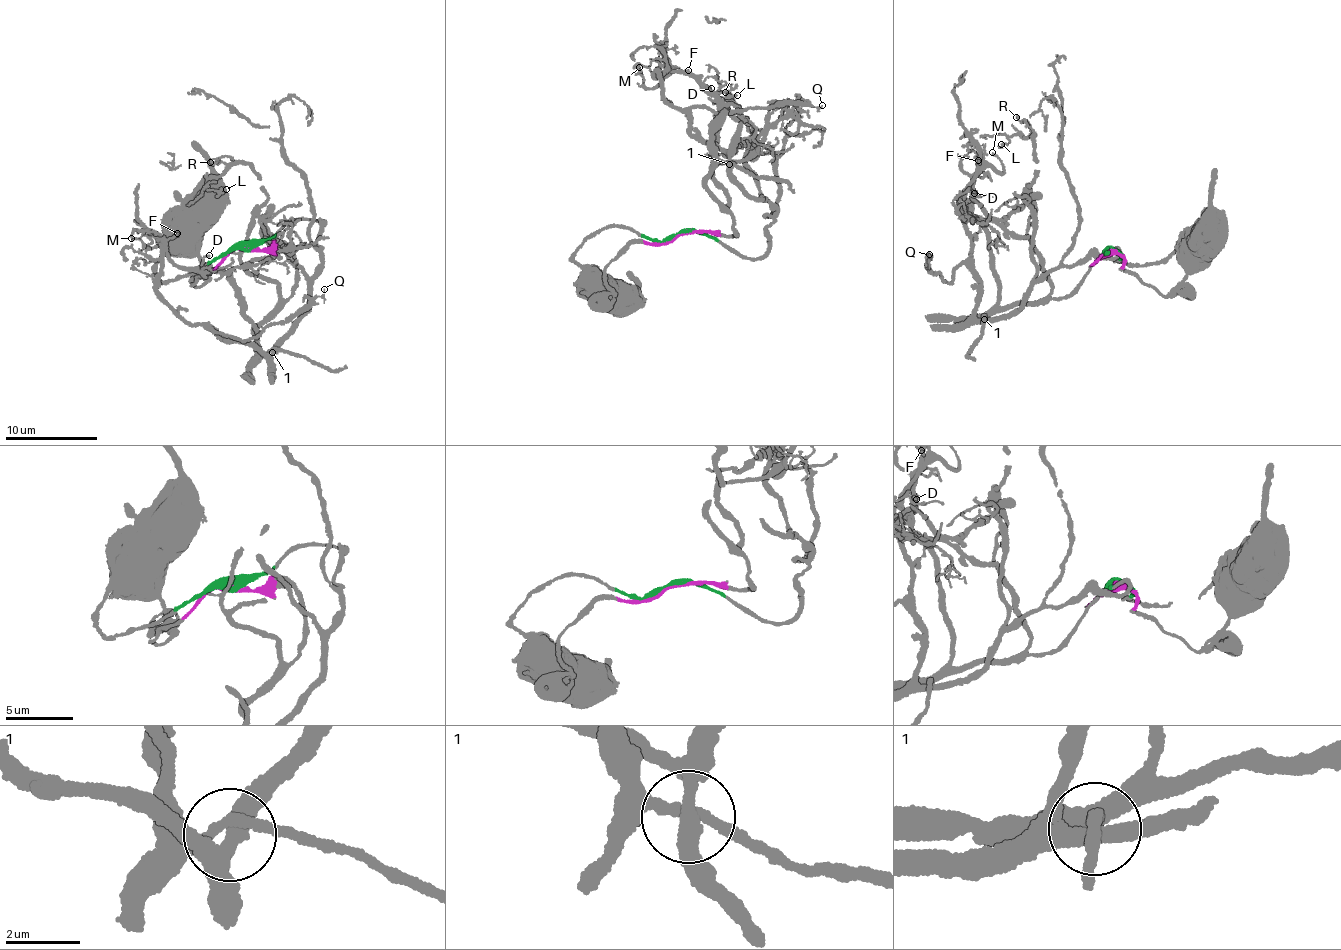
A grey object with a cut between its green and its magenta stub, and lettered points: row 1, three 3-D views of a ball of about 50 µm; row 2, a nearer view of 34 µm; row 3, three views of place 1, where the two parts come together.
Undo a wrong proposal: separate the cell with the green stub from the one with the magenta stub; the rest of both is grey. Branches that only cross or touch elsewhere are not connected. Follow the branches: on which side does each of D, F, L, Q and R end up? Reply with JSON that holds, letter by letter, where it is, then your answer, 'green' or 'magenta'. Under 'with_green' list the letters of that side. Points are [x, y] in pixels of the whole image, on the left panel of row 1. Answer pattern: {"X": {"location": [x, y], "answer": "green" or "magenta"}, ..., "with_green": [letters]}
{"D": {"location": [209, 255], "answer": "magenta"}, "F": {"location": [177, 233], "answer": "magenta"}, "L": {"location": [226, 189], "answer": "magenta"}, "Q": {"location": [324, 289], "answer": "green"}, "R": {"location": [210, 162], "answer": "magenta"}, "with_green": ["Q"]}

